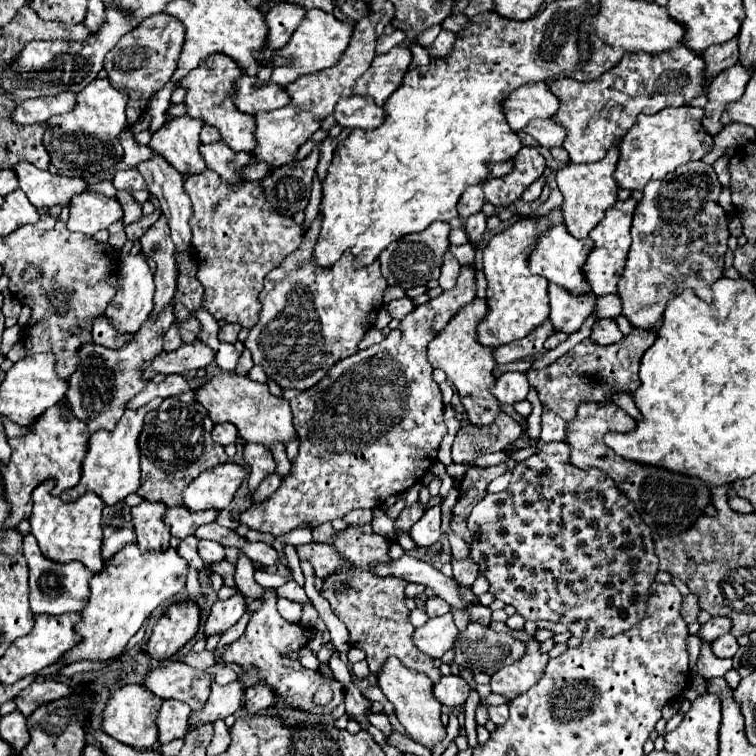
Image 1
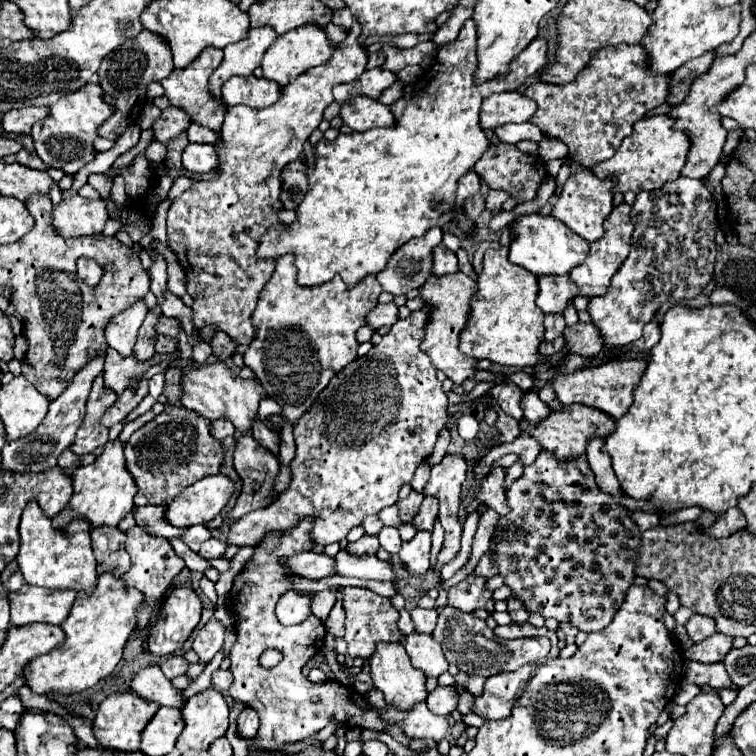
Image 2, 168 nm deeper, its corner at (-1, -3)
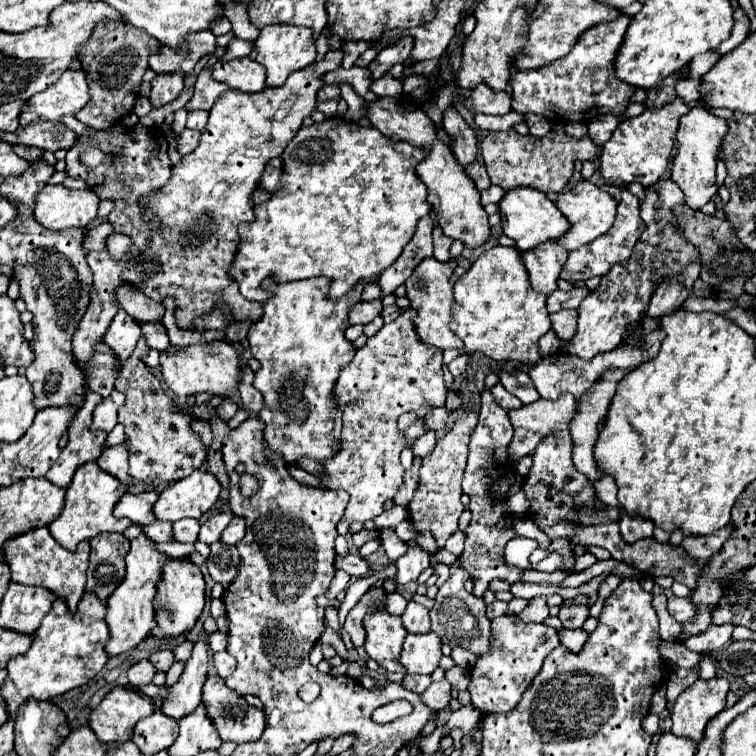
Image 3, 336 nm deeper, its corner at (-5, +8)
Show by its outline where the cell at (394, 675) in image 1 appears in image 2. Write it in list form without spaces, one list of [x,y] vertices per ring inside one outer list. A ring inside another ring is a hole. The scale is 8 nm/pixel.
[[[379,642],[373,656],[369,658],[369,666],[375,688],[379,688],[385,694],[385,700],[397,710],[409,710],[413,708],[413,704],[423,702],[427,698],[425,674],[409,664],[409,656],[405,656],[405,648],[401,642],[391,642],[391,644]]]

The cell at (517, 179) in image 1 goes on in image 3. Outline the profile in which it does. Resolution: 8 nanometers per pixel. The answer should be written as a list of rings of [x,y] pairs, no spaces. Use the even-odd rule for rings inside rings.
[[[491,185],[487,191],[481,193],[481,203],[483,205],[487,205],[487,203],[499,203],[503,199],[503,195],[505,195],[505,191],[501,187]]]

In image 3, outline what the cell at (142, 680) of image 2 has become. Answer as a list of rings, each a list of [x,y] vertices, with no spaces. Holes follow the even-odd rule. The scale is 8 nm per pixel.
[[[143,659],[127,671],[127,677],[133,687],[141,687],[141,685],[149,685],[153,681],[155,673],[157,673],[157,669],[153,669],[153,663],[149,659]]]

